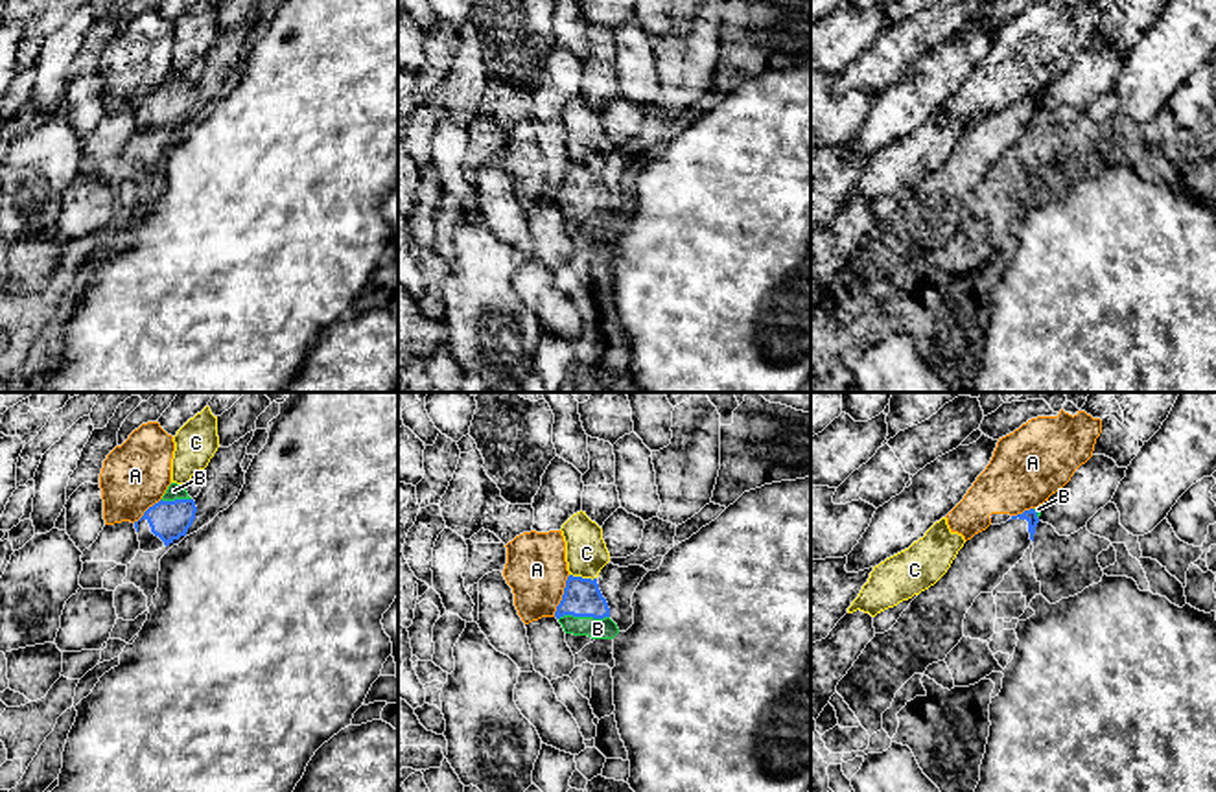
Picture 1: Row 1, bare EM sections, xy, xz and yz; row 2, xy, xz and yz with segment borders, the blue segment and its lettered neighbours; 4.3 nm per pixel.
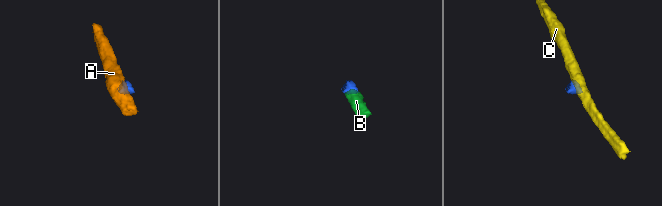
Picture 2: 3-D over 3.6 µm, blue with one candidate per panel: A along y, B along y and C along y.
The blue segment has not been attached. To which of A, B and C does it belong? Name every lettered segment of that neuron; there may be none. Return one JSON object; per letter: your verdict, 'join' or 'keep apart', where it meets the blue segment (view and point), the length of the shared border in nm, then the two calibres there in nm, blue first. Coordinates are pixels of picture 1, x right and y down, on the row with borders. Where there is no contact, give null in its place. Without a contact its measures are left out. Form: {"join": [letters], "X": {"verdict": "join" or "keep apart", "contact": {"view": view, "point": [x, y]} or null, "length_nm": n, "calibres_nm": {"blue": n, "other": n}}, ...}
{"join": ["B"], "A": {"verdict": "keep apart", "contact": {"view": "xz", "point": [562, 595]}, "length_nm": 200, "calibres_nm": {"blue": 160, "other": 260}}, "B": {"verdict": "join", "contact": {"view": "xz", "point": [583, 616]}, "length_nm": 220, "calibres_nm": {"blue": 160, "other": 100}}, "C": {"verdict": "keep apart", "contact": {"view": "xz", "point": [581, 577]}, "length_nm": 120, "calibres_nm": {"blue": 160, "other": 180}}}

